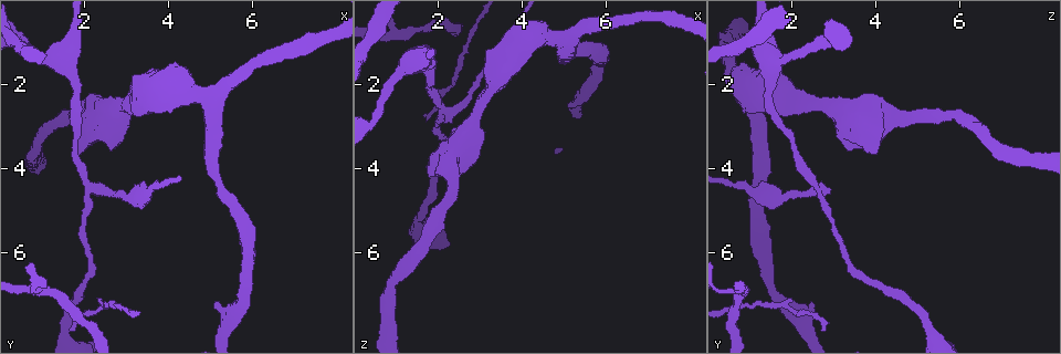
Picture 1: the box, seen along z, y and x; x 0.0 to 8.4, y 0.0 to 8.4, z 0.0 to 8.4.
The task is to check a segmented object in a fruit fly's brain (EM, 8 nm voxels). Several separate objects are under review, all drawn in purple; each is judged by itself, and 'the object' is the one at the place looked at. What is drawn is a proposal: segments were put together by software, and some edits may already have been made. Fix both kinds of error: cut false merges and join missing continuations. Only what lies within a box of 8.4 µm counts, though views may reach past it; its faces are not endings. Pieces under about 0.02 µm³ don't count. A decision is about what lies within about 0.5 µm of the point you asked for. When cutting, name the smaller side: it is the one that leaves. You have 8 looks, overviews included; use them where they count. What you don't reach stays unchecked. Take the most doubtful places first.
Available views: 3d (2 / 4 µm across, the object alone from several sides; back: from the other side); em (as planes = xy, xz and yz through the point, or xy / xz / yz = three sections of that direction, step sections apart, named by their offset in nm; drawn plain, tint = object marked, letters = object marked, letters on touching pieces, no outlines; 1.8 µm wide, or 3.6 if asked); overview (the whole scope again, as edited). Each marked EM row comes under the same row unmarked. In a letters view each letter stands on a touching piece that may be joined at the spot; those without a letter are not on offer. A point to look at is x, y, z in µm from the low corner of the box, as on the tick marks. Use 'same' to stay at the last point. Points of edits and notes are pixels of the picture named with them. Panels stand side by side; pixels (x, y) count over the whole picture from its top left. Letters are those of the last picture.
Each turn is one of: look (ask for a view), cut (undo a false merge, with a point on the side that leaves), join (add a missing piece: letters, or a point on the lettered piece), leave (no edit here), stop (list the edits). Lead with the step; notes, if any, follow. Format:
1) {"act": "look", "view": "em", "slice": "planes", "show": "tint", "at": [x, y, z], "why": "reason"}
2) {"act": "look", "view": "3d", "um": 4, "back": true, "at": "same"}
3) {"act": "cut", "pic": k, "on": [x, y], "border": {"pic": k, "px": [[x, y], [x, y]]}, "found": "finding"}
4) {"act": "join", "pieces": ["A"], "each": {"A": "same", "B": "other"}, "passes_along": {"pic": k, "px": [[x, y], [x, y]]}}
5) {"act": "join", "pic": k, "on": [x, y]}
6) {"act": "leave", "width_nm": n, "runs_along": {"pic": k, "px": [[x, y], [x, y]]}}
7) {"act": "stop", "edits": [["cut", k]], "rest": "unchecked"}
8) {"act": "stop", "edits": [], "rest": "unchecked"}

{"act": "look", "view": "3d", "um": 4, "at": [5.10, 7.20, 2.45], "why": "an open end"}

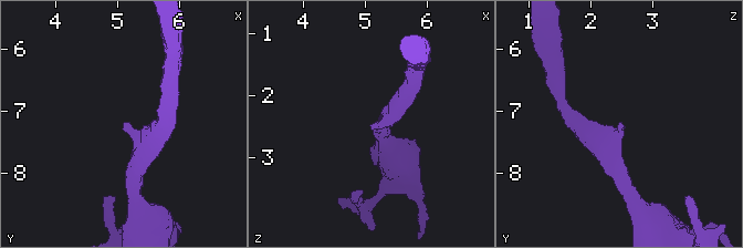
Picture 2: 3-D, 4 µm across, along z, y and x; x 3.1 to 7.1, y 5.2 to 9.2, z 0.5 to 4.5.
{"act": "look", "view": "em", "slice": "planes", "show": "letters", "at": [5.10, 7.20, 2.45], "why": "need the tissue"}

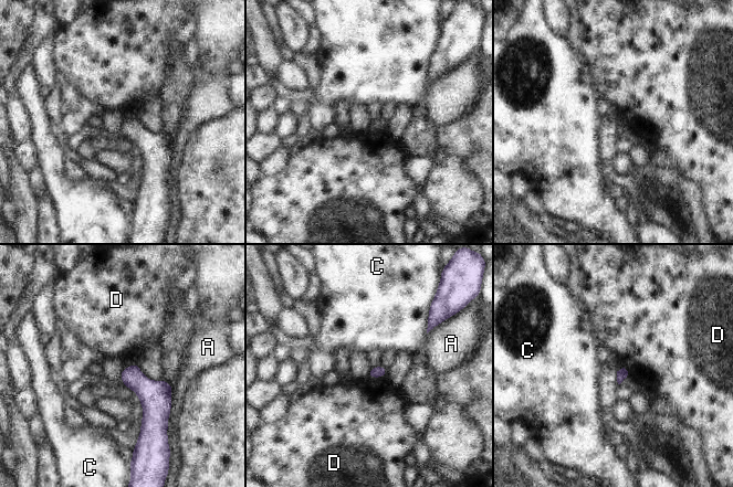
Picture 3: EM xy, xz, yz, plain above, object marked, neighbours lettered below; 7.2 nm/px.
{"act": "leave", "each": {"A": "other", "C": "other", "D": "other"}, "border": {"pic": 3, "px": [[385, 374], [368, 378]]}, "found": "none of them fits"}

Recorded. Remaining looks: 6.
{"act": "look", "view": "em", "slice": "xz", "step": 16, "show": "tint", "at": [1.95, 2.65, 4.10], "why": "thick end"}

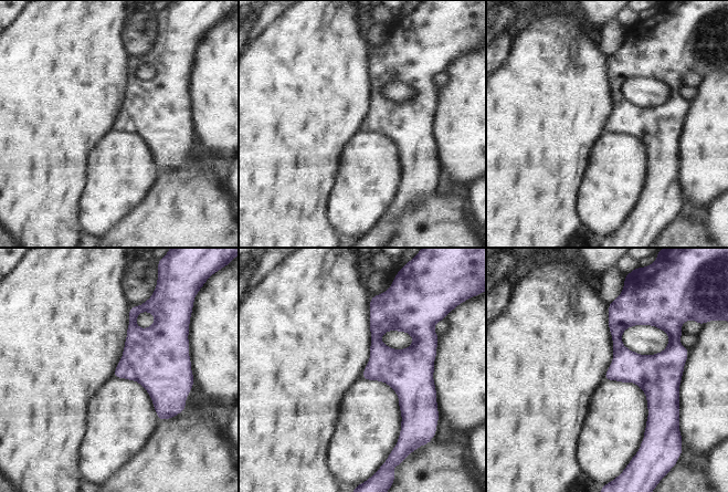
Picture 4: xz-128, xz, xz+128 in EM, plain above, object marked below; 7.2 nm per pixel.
{"act": "look", "view": "em", "slice": "planes", "show": "letters", "at": "same", "why": "cut it another way"}

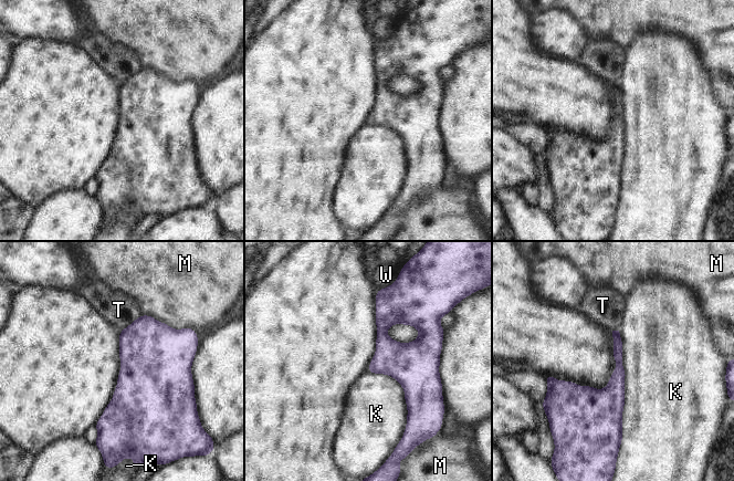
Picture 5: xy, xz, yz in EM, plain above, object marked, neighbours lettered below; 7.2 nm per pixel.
{"act": "leave", "longest_contact_nm": ["K", 800], "each": {"K": "other", "M": "other", "T": "other", "W": "other"}, "found": "no lettered piece goes on from it"}

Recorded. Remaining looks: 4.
{"act": "look", "view": "em", "slice": "planes", "show": "letters", "at": [0.95, 6.85, 0.80], "why": "three arms meet"}

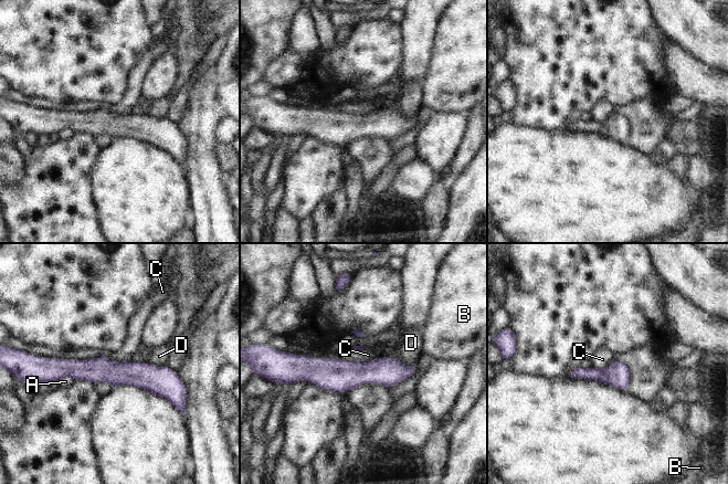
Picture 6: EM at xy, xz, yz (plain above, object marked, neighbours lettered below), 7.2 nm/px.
{"act": "leave", "each": {"A": "other", "B": "other", "C": "other", "D": "other"}, "runs_along": {"pic": 6, "px": [[50, 361], [144, 375], [179, 387]]}, "found": "one cell here"}

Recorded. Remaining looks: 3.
{"act": "look", "view": "3d", "um": 4, "at": [2.05, 4.35, 2.55], "why": "abrupt turn"}

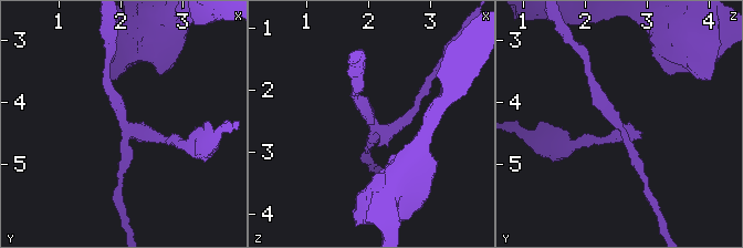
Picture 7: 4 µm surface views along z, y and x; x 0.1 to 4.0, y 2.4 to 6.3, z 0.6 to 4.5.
{"act": "look", "view": "em", "um": 3.6, "slice": "xy", "step": 16, "show": "letters", "at": [2.10, 4.30, 2.50], "arms": 3, "why": "shape alone is not enough"}

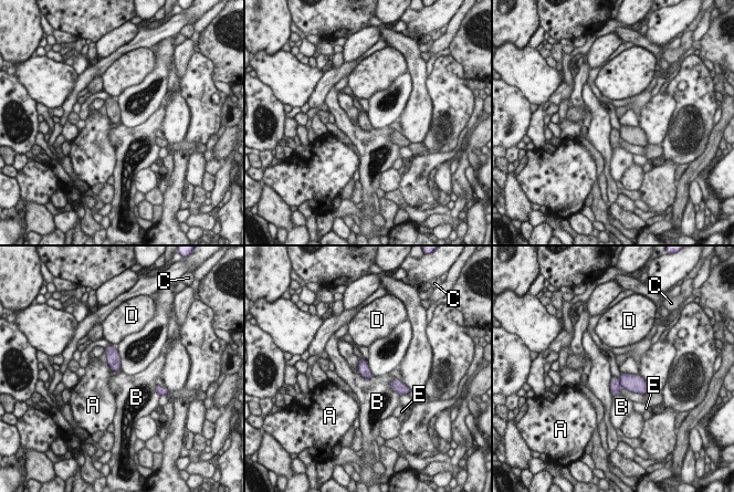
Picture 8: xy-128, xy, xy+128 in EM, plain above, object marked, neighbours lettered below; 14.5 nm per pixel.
{"act": "cut", "pic": 8, "on": [632, 383], "width_nm": 130, "each": {"A": "other", "B": "other", "C": "other", "D": "other", "E": "other"}, "border": {"pic": 8, "px": [[618, 378], [620, 387]]}, "found": "two cells meet here"}

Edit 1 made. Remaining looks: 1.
{"act": "stop", "edits": [["cut", 8]], "rest": "unchecked"}

